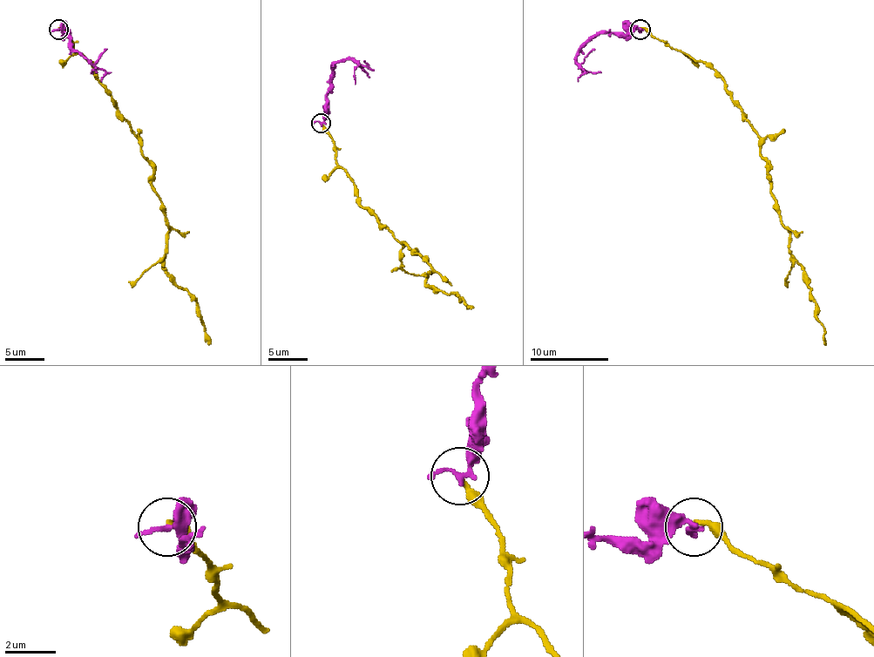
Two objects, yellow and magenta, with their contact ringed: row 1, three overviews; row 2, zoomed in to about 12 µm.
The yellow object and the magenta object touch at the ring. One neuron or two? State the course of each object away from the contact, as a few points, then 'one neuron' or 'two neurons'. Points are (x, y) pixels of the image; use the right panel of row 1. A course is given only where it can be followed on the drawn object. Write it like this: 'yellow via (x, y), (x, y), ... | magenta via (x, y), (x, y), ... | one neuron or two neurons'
yellow via (640, 28), (704, 61), (720, 77), (759, 139), (780, 223), (790, 233), (788, 253), (809, 287), (825, 344) | magenta via (640, 30), (630, 28), (624, 34), (597, 34), (577, 55), (583, 72), (577, 80) | two neurons

